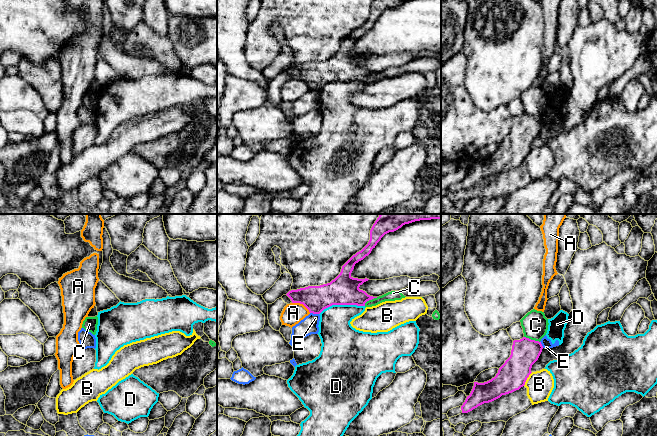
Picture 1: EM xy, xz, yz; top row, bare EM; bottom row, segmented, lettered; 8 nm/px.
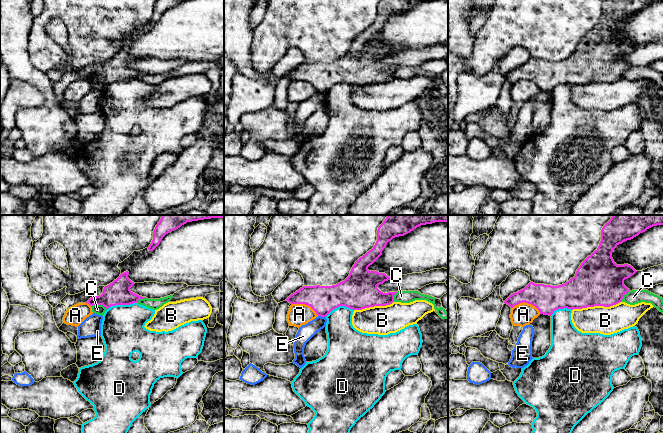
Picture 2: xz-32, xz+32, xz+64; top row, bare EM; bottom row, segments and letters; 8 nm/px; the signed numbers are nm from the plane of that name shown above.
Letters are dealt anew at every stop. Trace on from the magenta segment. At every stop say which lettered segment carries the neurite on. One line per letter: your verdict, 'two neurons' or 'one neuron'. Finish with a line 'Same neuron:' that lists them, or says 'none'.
A: two neurons
B: two neurons
C: two neurons
D: two neurons
E: two neurons
Same neuron: none

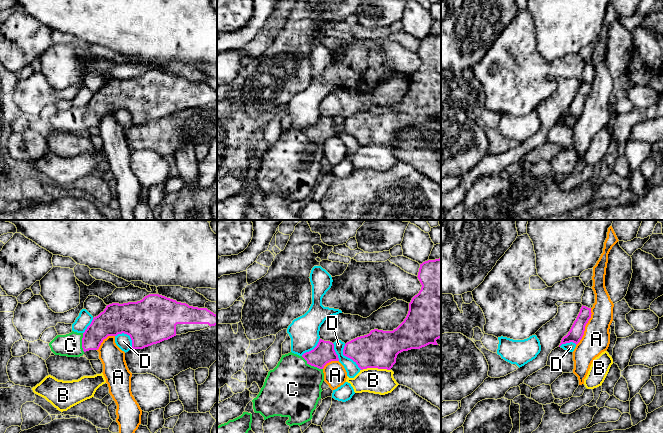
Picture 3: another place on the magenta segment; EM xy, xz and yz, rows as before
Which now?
A: two neurons
B: two neurons
C: one neuron
D: two neurons
Same neuron: C

